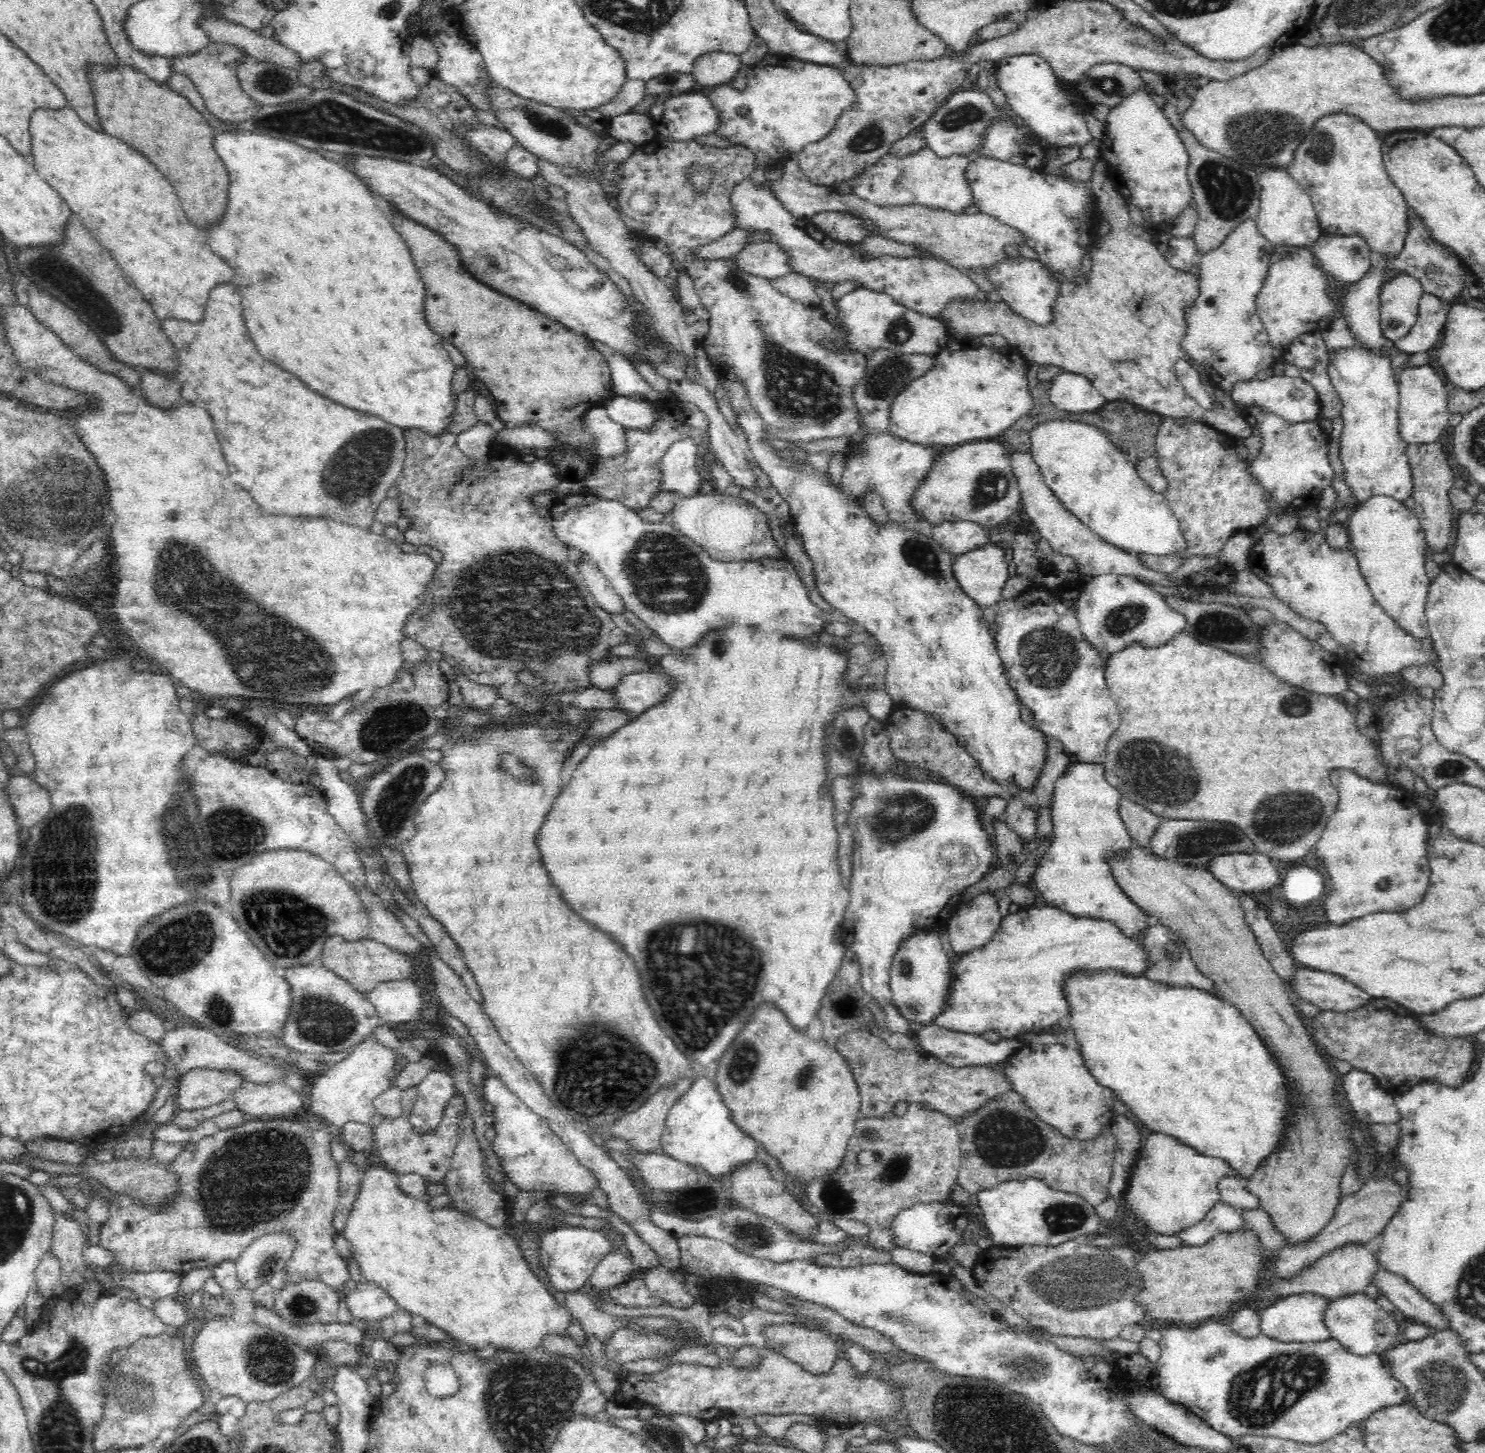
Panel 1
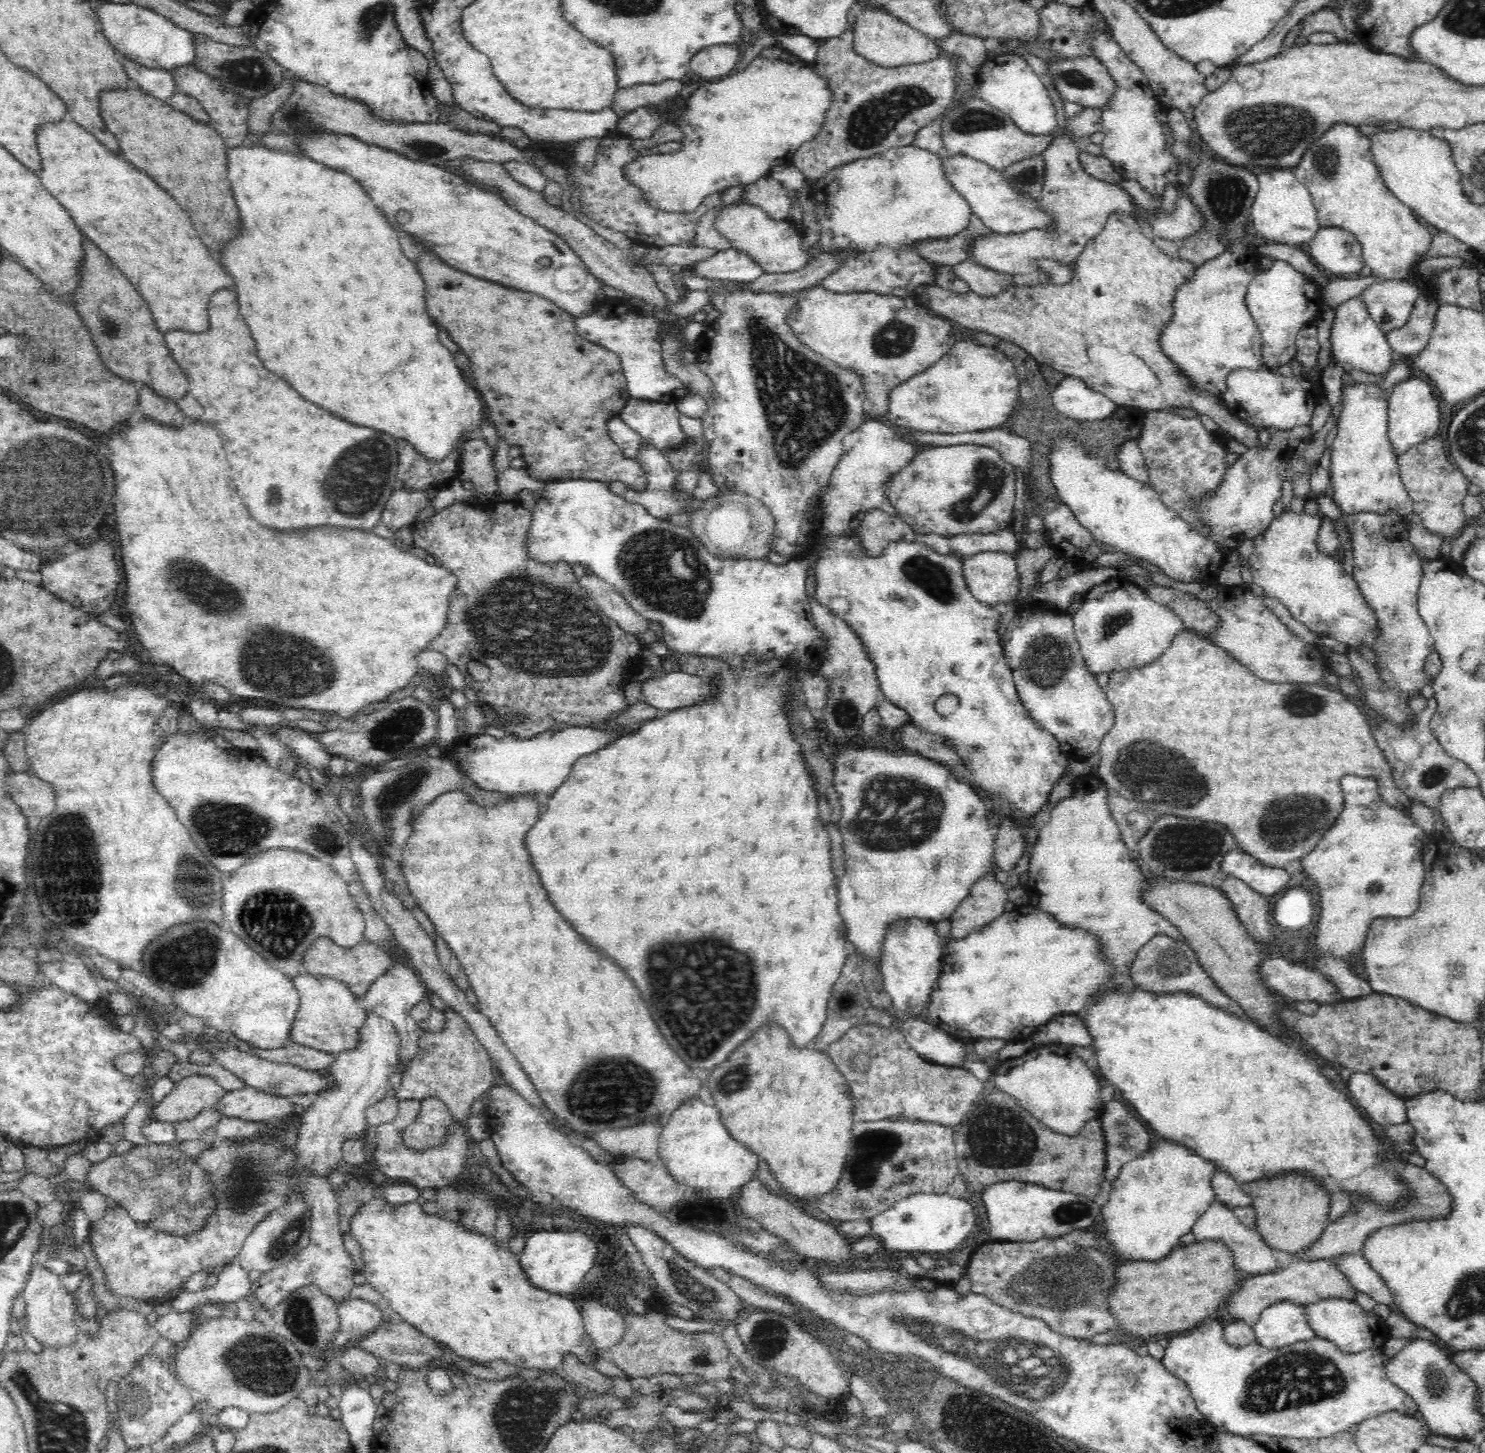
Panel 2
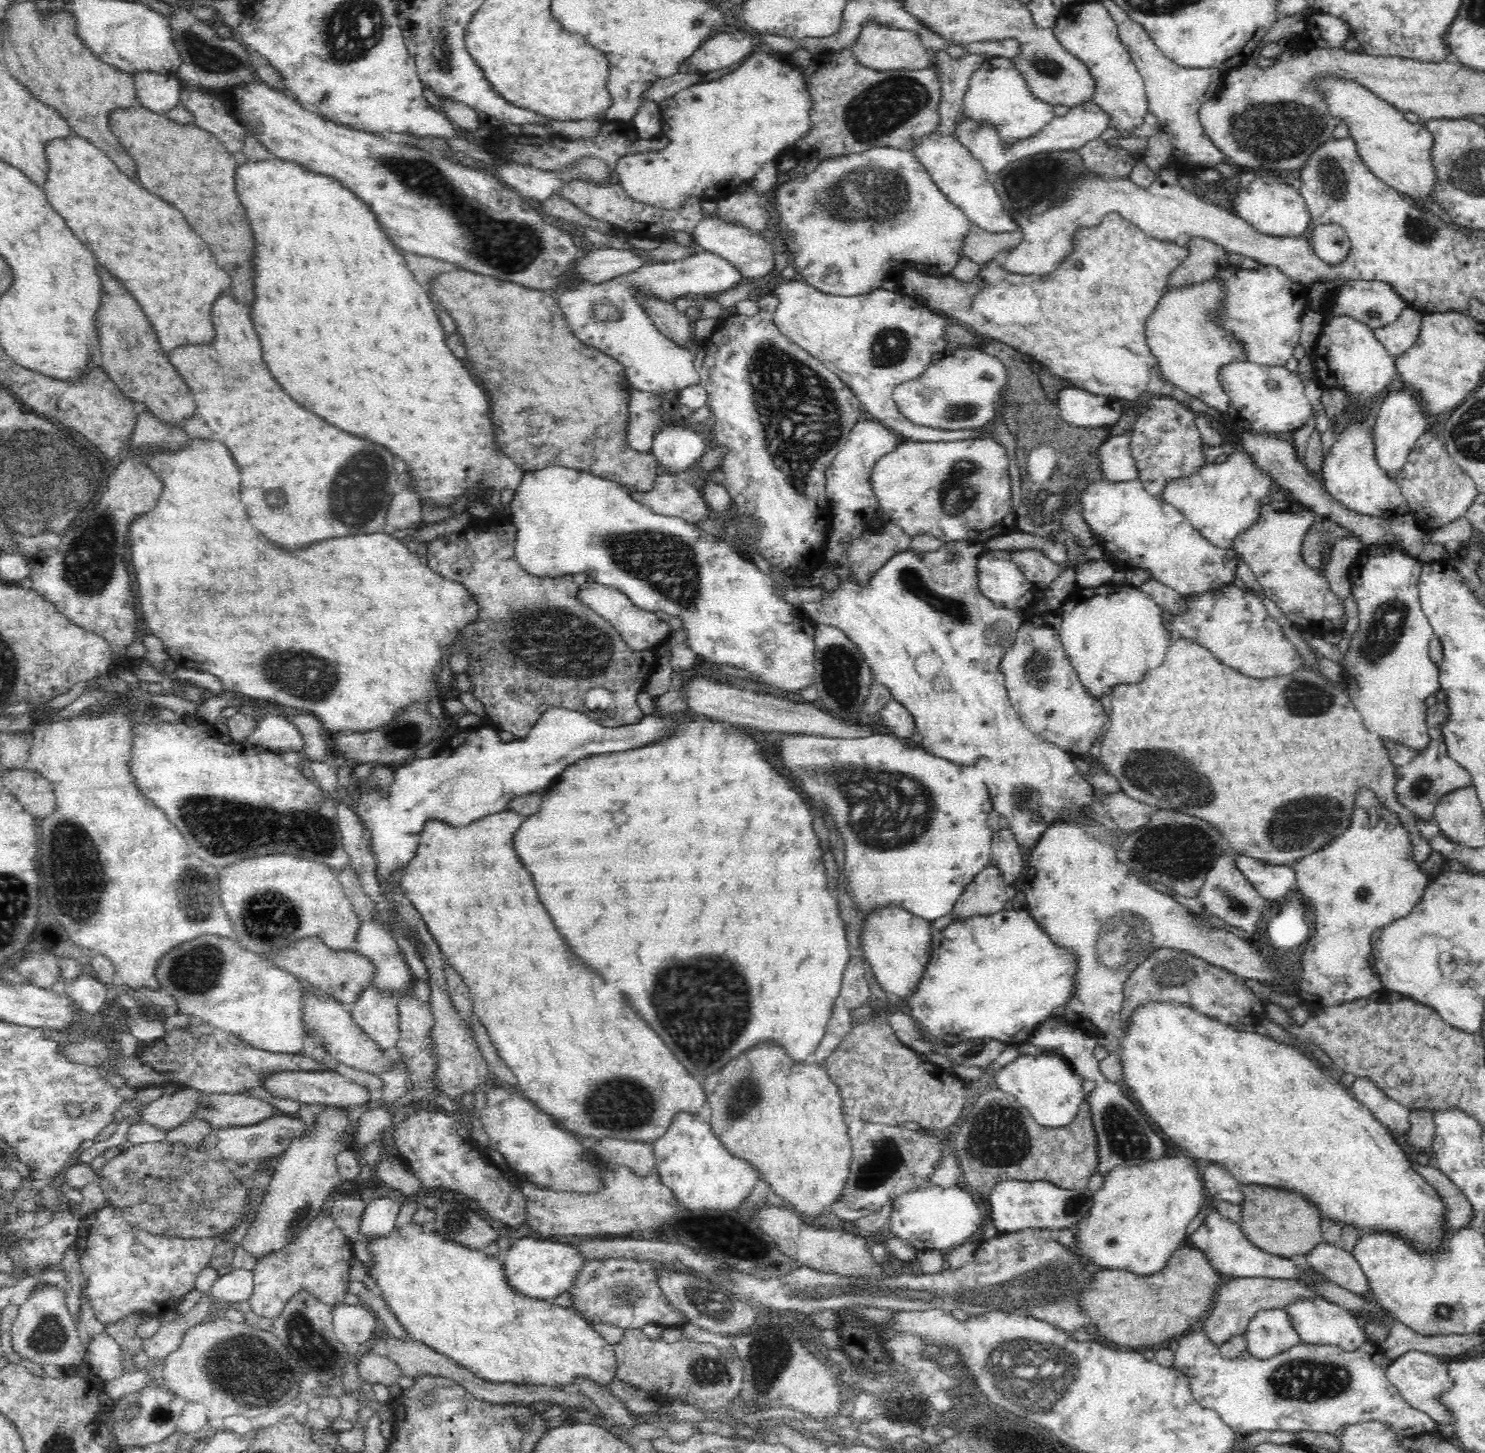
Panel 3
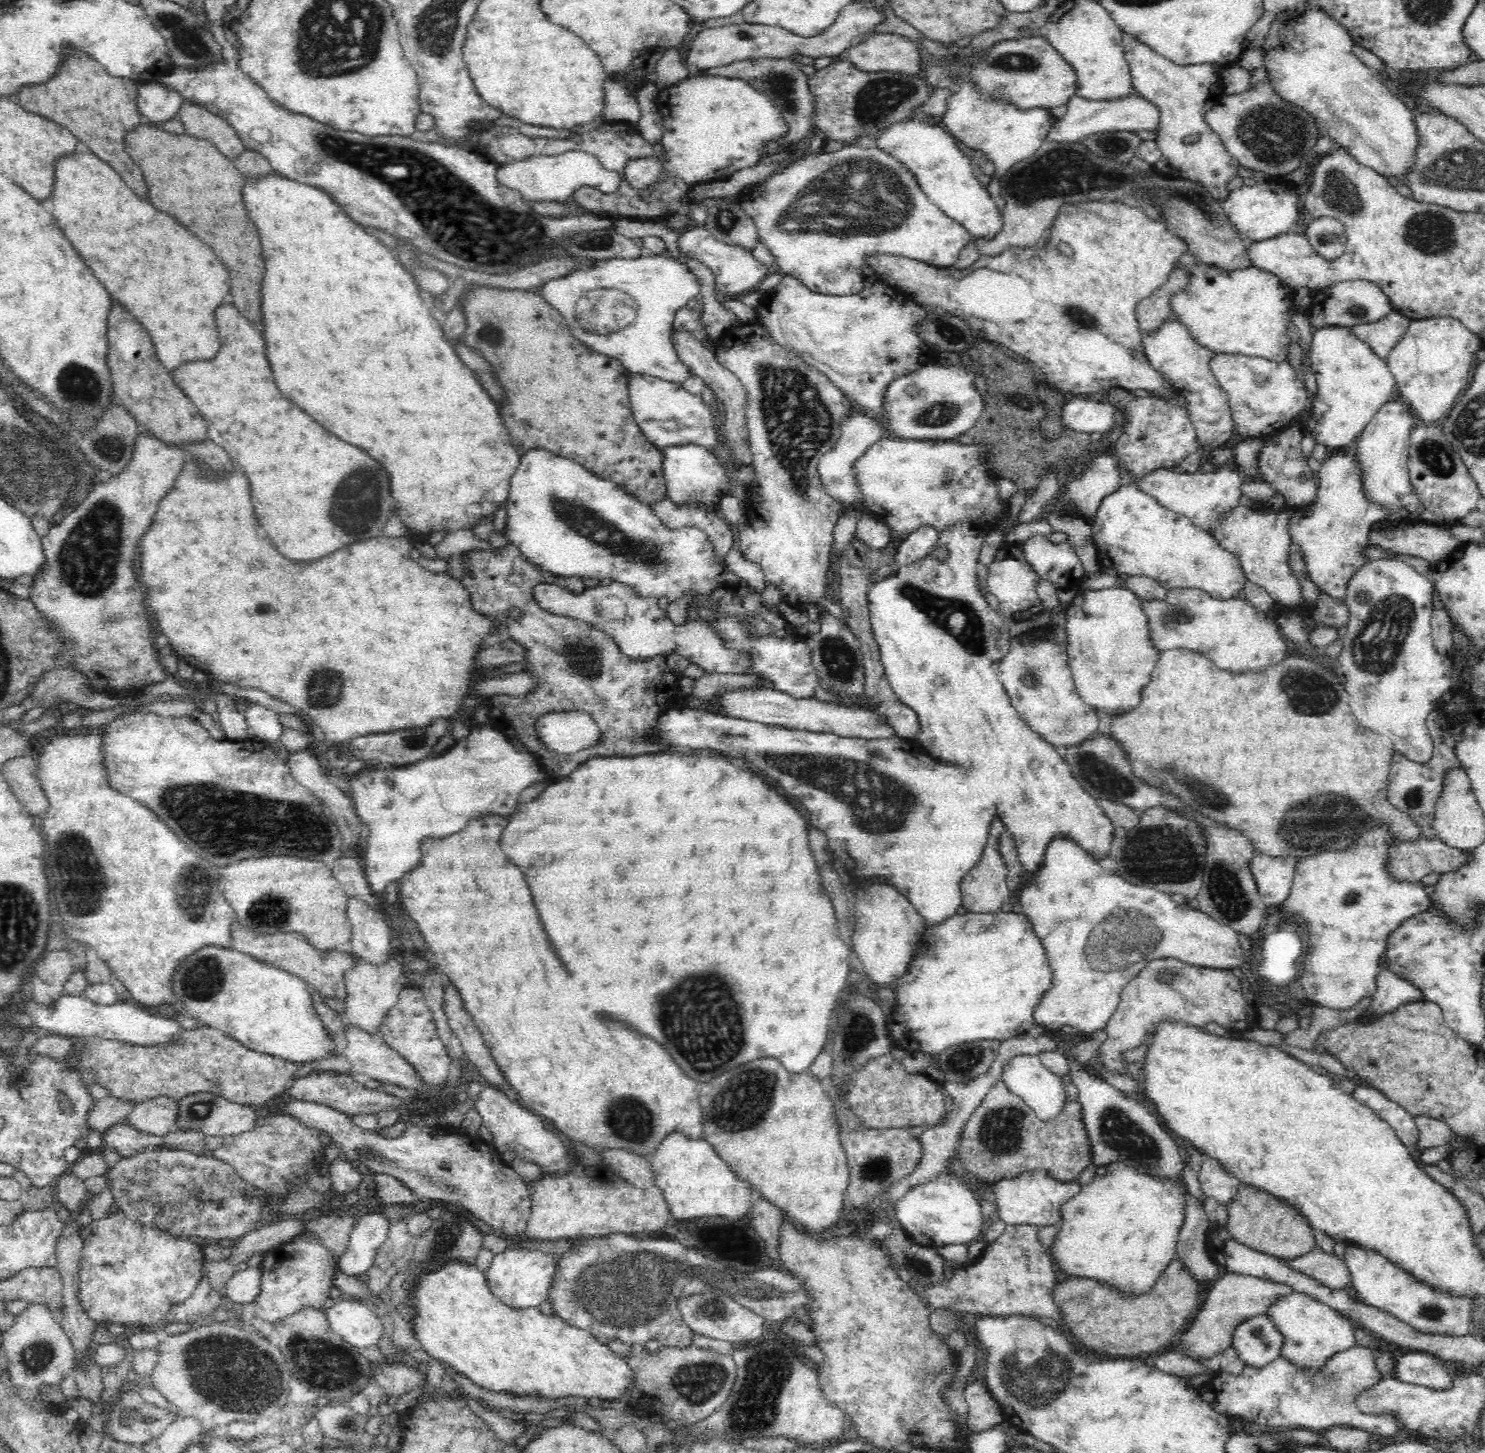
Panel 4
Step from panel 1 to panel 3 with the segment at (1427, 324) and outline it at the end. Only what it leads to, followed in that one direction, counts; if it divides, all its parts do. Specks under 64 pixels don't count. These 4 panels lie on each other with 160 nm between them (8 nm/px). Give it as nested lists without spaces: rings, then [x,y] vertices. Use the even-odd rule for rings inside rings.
[[[1407,306],[1392,324],[1374,328],[1374,335],[1386,351],[1397,358],[1412,348],[1418,340],[1422,316],[1422,311]]]

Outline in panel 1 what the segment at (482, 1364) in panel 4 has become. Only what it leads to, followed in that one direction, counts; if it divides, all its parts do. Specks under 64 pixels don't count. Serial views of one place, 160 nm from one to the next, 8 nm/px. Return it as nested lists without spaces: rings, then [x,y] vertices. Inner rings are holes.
[[[382,1164],[379,1166],[370,1166],[362,1178],[360,1184],[360,1194],[354,1202],[354,1206],[348,1216],[346,1226],[342,1231],[343,1236],[352,1245],[352,1257],[358,1262],[358,1268],[361,1270],[363,1280],[376,1283],[378,1287],[386,1290],[390,1298],[394,1299],[394,1303],[400,1309],[409,1312],[410,1315],[418,1315],[424,1317],[427,1323],[436,1326],[442,1331],[448,1333],[450,1338],[454,1338],[457,1342],[465,1344],[468,1348],[483,1350],[487,1344],[493,1345],[498,1349],[506,1349],[512,1352],[529,1353],[532,1349],[541,1348],[543,1336],[549,1334],[569,1335],[570,1324],[574,1320],[572,1312],[562,1306],[553,1294],[547,1289],[547,1283],[541,1281],[537,1274],[530,1268],[528,1262],[524,1259],[523,1253],[520,1251],[517,1237],[509,1230],[503,1228],[493,1228],[476,1218],[471,1218],[468,1214],[457,1210],[456,1208],[446,1207],[442,1210],[435,1210],[429,1206],[428,1198],[414,1199],[407,1196],[400,1189],[397,1173],[388,1170]]]

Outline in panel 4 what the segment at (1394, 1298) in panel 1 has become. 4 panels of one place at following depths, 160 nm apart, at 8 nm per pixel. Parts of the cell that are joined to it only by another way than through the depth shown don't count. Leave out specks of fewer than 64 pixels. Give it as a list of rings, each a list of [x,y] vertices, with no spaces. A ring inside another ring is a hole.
[[[1316,1246],[1311,1252],[1288,1260],[1288,1263],[1332,1290],[1350,1287],[1350,1271],[1346,1261],[1338,1258],[1334,1252],[1325,1252]]]

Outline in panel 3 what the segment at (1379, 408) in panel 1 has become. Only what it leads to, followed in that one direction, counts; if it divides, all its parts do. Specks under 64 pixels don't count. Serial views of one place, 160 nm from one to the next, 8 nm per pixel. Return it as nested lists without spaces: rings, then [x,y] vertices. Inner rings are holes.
[[[1368,420],[1350,422],[1336,435],[1336,442],[1324,457],[1320,479],[1326,493],[1351,511],[1361,515],[1391,518],[1410,514],[1400,487],[1378,465],[1374,455],[1374,424]]]

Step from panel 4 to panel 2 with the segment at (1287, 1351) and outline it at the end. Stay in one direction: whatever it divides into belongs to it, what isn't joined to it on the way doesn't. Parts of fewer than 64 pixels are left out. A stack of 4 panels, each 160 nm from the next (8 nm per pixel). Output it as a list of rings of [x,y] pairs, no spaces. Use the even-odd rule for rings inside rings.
[[[1333,1298],[1306,1305],[1307,1320],[1314,1334],[1330,1340],[1344,1352],[1356,1353],[1366,1349],[1382,1349],[1389,1339],[1388,1329],[1373,1312],[1366,1312],[1355,1300]]]

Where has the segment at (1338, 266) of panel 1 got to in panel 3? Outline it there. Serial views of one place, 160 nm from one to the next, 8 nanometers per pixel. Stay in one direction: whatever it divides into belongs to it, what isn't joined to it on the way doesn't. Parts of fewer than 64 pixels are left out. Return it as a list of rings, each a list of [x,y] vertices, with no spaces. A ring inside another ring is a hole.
[[[1321,224],[1312,234],[1314,254],[1330,266],[1343,264],[1351,250],[1351,240],[1340,225]]]

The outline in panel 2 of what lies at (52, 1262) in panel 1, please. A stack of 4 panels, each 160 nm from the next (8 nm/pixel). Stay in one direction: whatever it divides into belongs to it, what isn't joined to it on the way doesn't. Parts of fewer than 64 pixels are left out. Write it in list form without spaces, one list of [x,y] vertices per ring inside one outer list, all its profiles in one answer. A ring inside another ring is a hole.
[[[37,1265],[31,1270],[23,1297],[26,1304],[26,1329],[40,1342],[42,1348],[69,1345],[75,1341],[78,1332],[77,1312],[73,1305],[72,1292],[64,1288],[60,1276],[44,1266]]]

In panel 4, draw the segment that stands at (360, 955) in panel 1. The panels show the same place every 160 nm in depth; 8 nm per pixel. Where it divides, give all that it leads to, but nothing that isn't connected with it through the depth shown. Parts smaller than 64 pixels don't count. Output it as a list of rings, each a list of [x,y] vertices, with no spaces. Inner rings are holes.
[[[236,922],[230,928],[232,935],[231,948],[244,954],[253,956],[260,962],[272,965],[282,969],[299,980],[304,981],[313,990],[316,990],[322,997],[338,998],[338,1000],[346,1000],[347,990],[345,975],[347,970],[354,968],[358,964],[358,959],[350,953],[337,950],[320,950],[312,946],[312,943],[306,939],[306,935],[292,934],[292,932],[284,932],[284,934],[254,934],[252,930],[246,928],[234,928]]]

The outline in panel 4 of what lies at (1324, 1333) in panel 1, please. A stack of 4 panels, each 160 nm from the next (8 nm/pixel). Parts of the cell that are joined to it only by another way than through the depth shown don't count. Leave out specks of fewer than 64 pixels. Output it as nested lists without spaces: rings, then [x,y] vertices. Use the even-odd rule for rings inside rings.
[[[1268,1314],[1257,1315],[1238,1325],[1232,1336],[1234,1350],[1248,1367],[1262,1368],[1280,1356],[1284,1335]]]

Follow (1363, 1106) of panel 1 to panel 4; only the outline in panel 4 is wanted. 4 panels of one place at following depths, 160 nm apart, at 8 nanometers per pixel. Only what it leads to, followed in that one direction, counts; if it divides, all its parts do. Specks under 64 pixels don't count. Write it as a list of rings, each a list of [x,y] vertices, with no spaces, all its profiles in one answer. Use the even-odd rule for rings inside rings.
[[[1358,1086],[1352,1095],[1358,1102],[1370,1107],[1382,1120],[1390,1124],[1402,1144],[1409,1148],[1417,1144],[1419,1130],[1415,1123],[1415,1116],[1404,1107],[1390,1100],[1374,1087]]]

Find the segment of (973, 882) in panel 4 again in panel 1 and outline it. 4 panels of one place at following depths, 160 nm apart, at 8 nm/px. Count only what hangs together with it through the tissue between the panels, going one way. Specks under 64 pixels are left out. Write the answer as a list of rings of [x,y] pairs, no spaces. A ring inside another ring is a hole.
[[[982,892],[965,901],[947,920],[950,944],[957,955],[986,946],[998,932],[1003,919],[998,911],[999,895]]]

